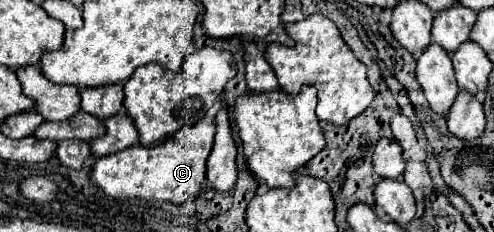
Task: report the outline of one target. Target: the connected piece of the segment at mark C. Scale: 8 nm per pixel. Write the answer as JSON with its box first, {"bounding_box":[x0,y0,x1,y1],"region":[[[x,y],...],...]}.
{"bounding_box":[91,119,215,203],"region":[[[201,119],[195,125],[181,127],[173,137],[157,147],[133,145],[129,149],[99,157],[91,171],[91,183],[113,199],[145,199],[187,203],[197,199],[205,187],[207,159],[213,149],[215,123]]]}

